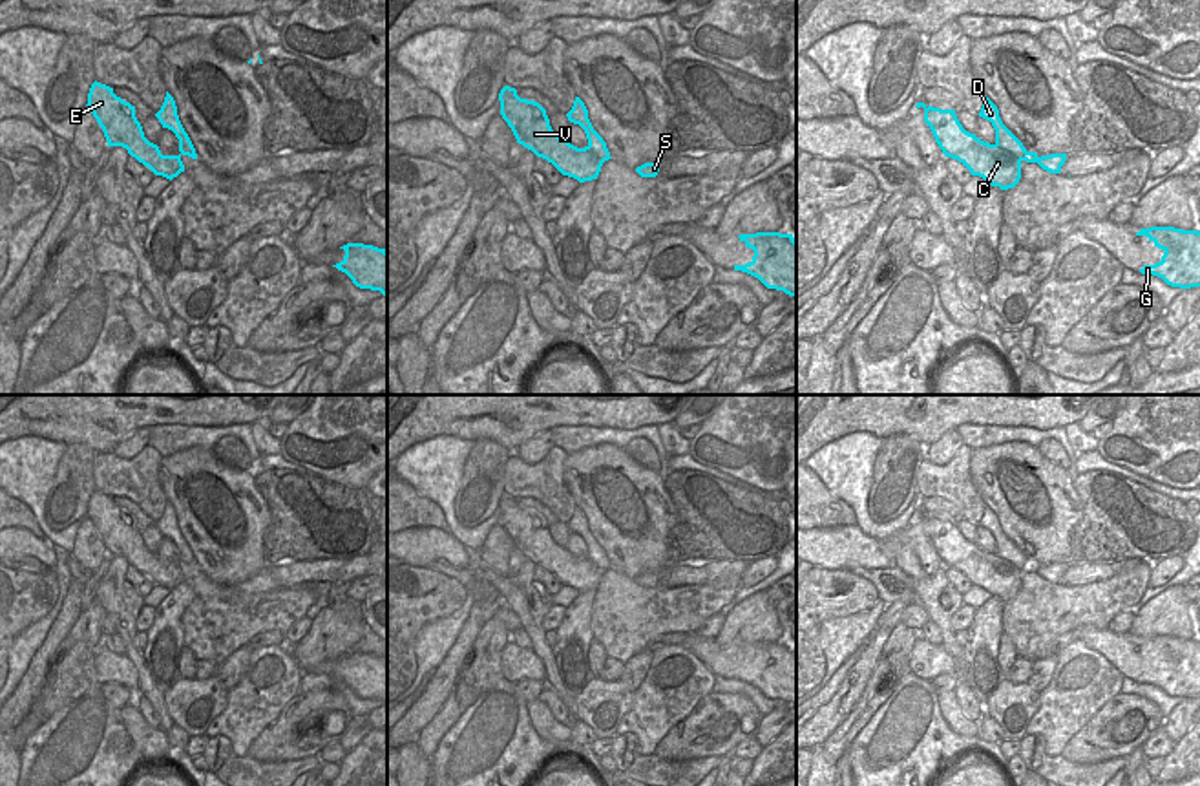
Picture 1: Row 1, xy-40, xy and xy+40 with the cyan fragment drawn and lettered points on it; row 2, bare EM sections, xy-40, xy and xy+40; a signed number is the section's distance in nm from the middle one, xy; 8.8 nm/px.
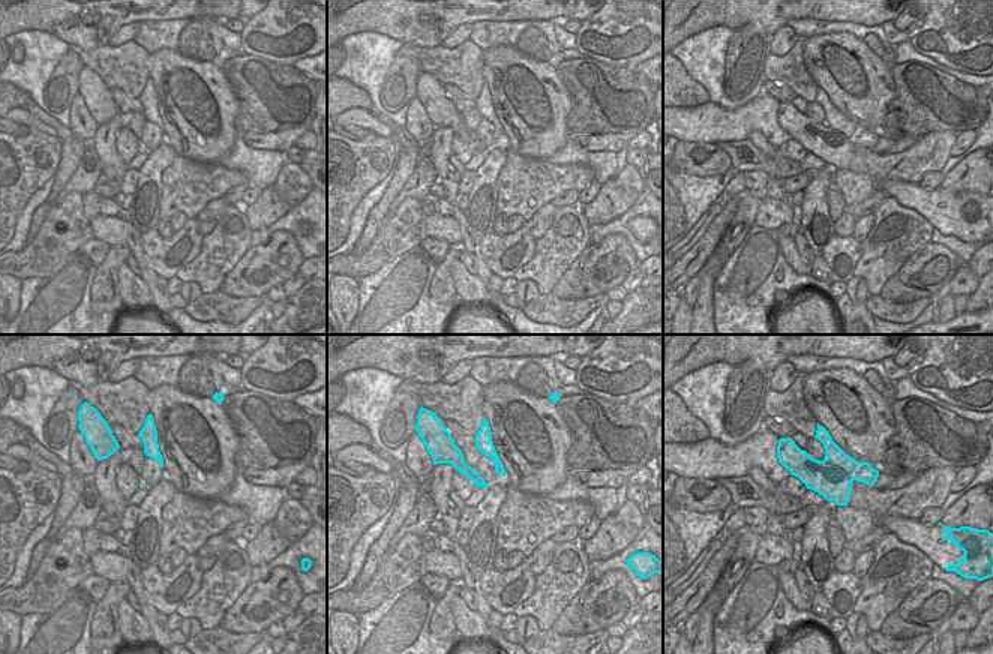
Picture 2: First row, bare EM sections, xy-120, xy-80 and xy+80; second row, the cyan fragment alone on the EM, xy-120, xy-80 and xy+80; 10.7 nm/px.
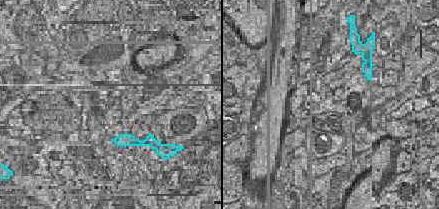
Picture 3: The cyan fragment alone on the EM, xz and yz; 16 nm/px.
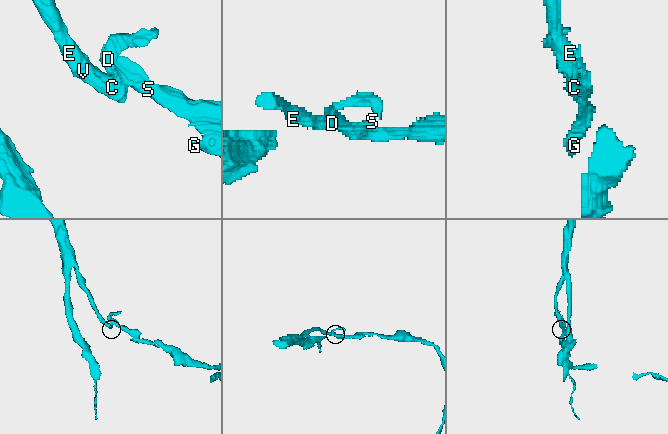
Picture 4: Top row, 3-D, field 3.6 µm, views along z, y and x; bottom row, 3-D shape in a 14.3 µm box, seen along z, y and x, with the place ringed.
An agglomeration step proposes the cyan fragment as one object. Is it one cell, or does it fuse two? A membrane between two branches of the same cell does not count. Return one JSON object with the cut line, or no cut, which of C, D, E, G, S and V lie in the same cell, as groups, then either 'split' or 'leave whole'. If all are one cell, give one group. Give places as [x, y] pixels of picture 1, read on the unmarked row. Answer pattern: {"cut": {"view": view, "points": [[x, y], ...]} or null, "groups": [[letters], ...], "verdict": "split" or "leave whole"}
{"cut": null, "groups": [["C", "D", "E", "G", "S", "V"]], "verdict": "leave whole"}

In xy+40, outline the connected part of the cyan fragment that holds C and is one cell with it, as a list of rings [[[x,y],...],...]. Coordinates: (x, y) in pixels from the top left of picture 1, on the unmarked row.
[[[984,506],[979,526],[992,532],[995,552],[984,552],[959,532],[955,519],[941,519],[917,512],[924,517],[924,532],[930,536],[935,552],[946,567],[963,572],[972,585],[979,585],[1001,600],[1014,598],[1021,589],[1021,572],[1037,572],[1050,583],[1059,583],[1067,563],[1037,565],[1003,534],[997,515]]]

